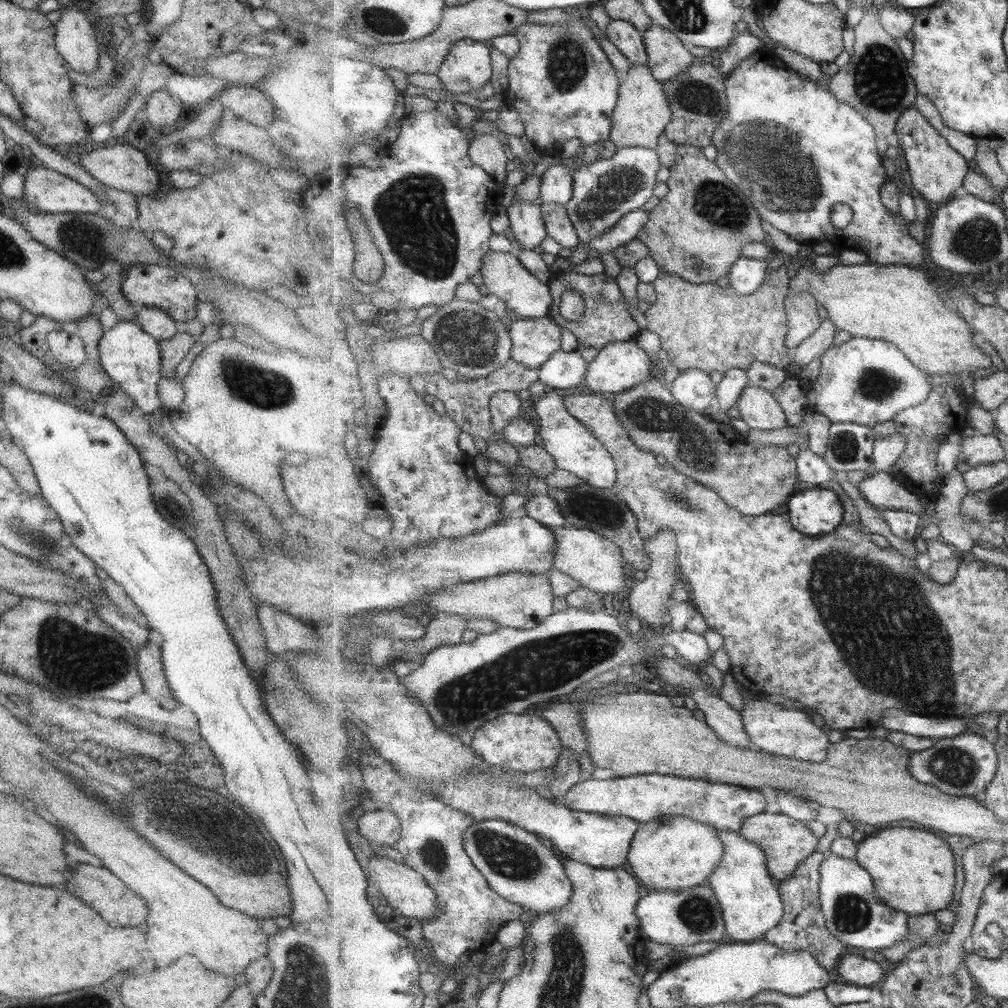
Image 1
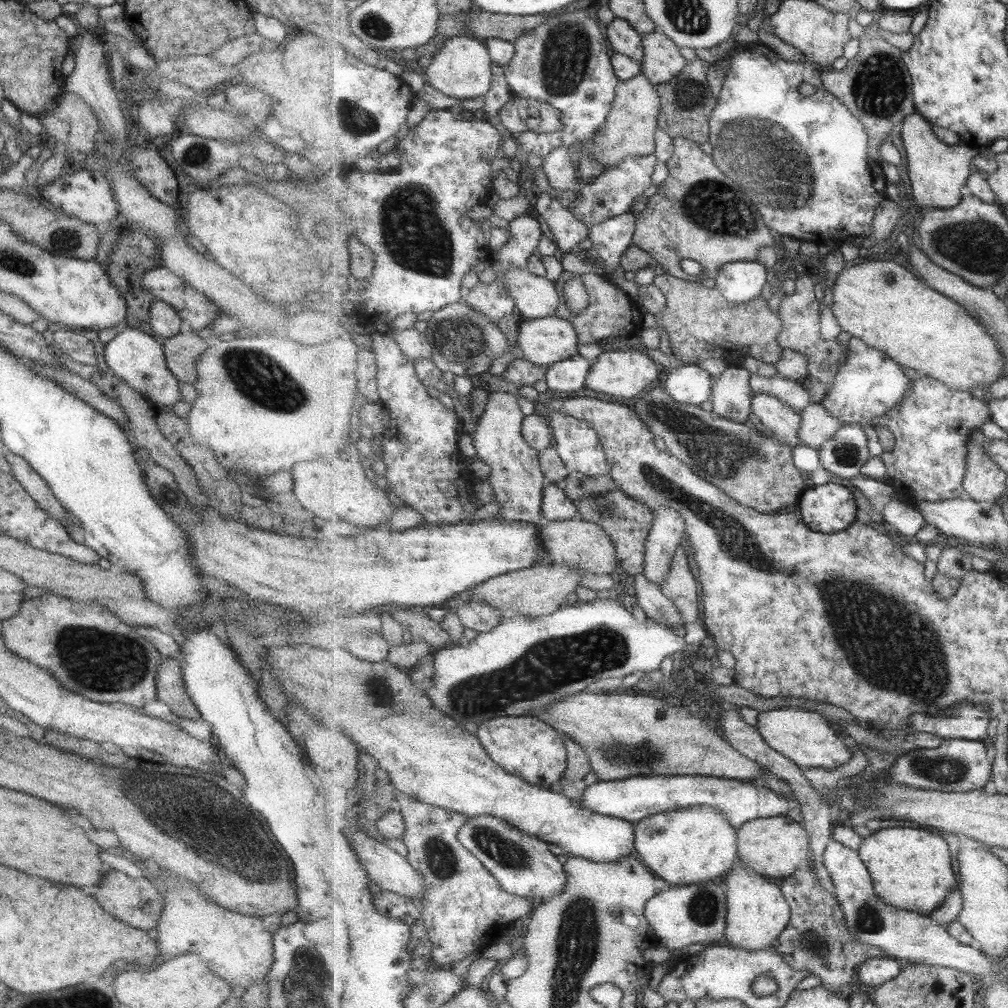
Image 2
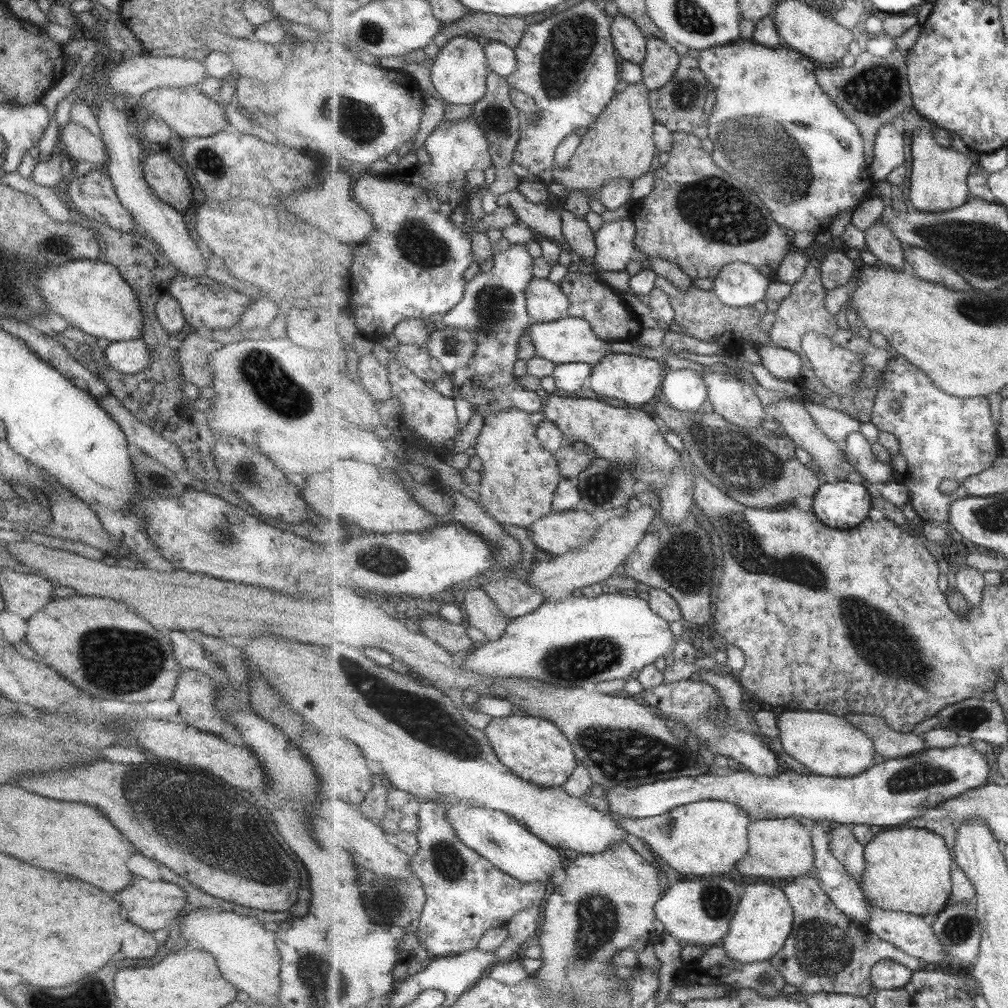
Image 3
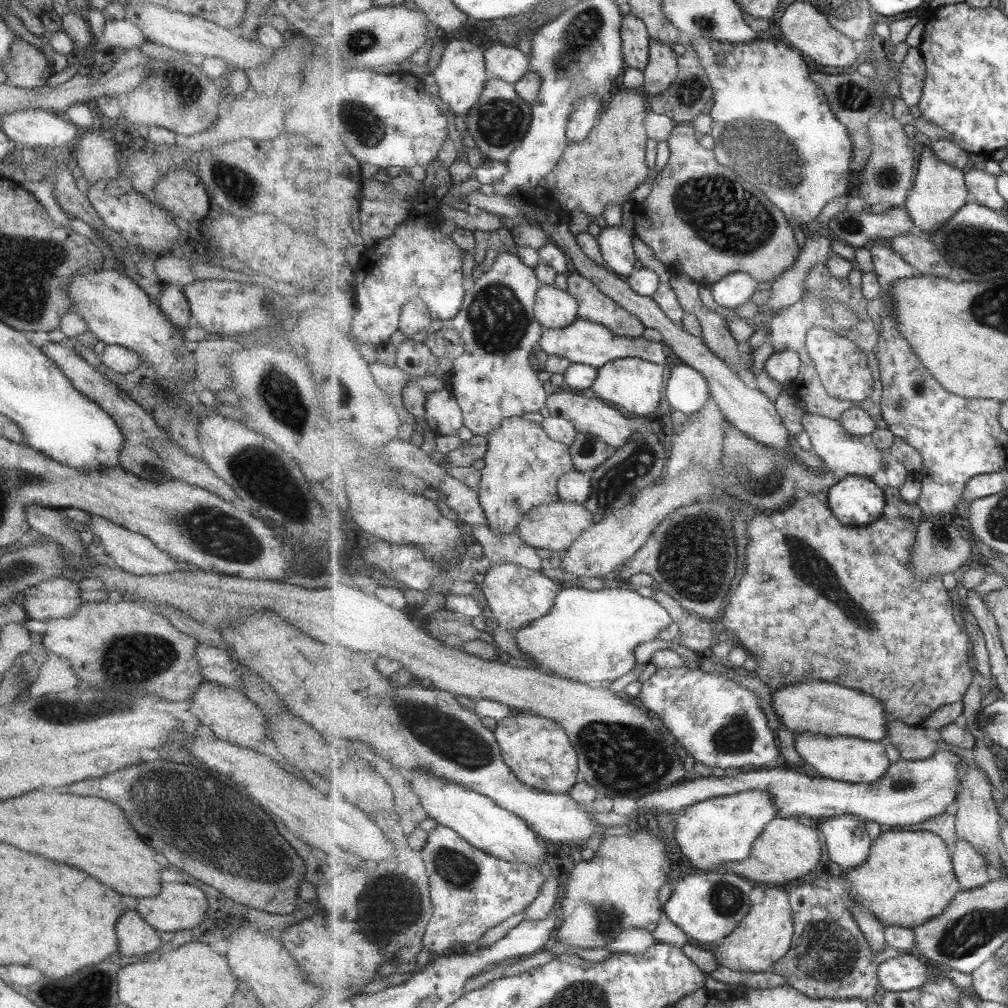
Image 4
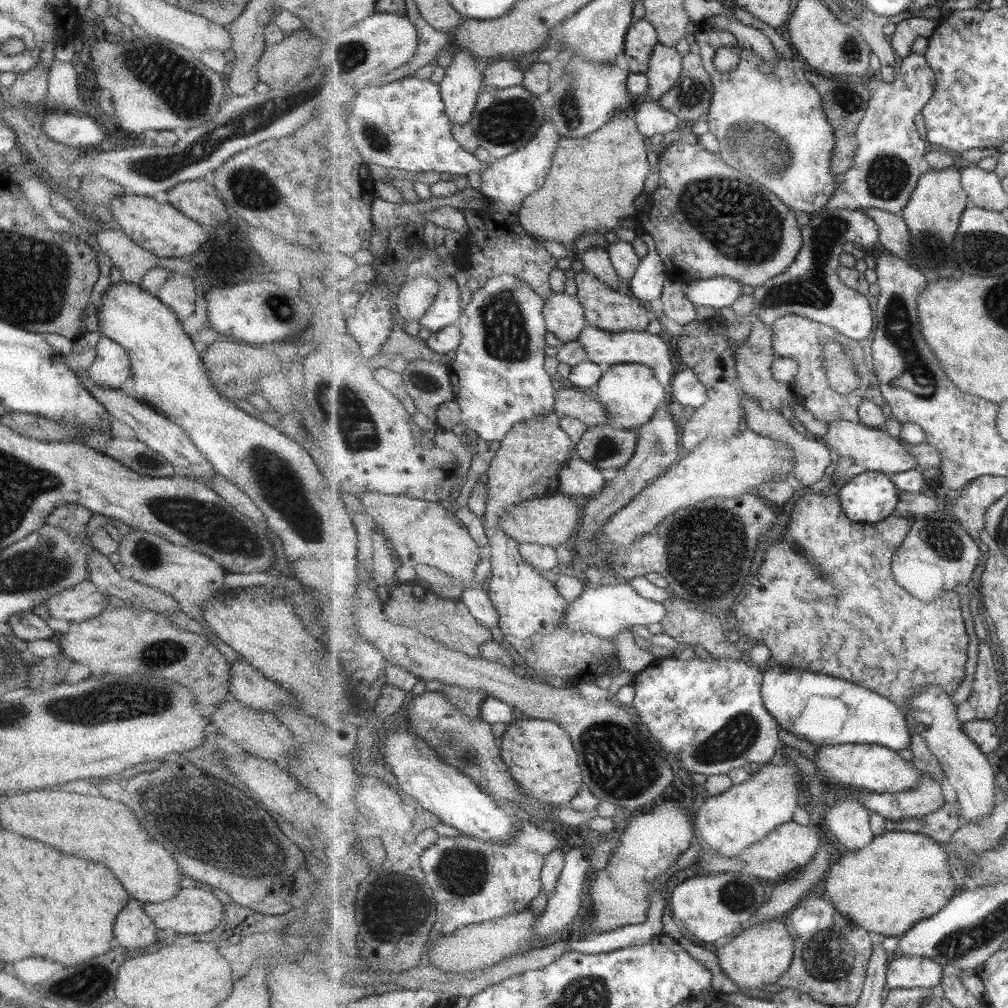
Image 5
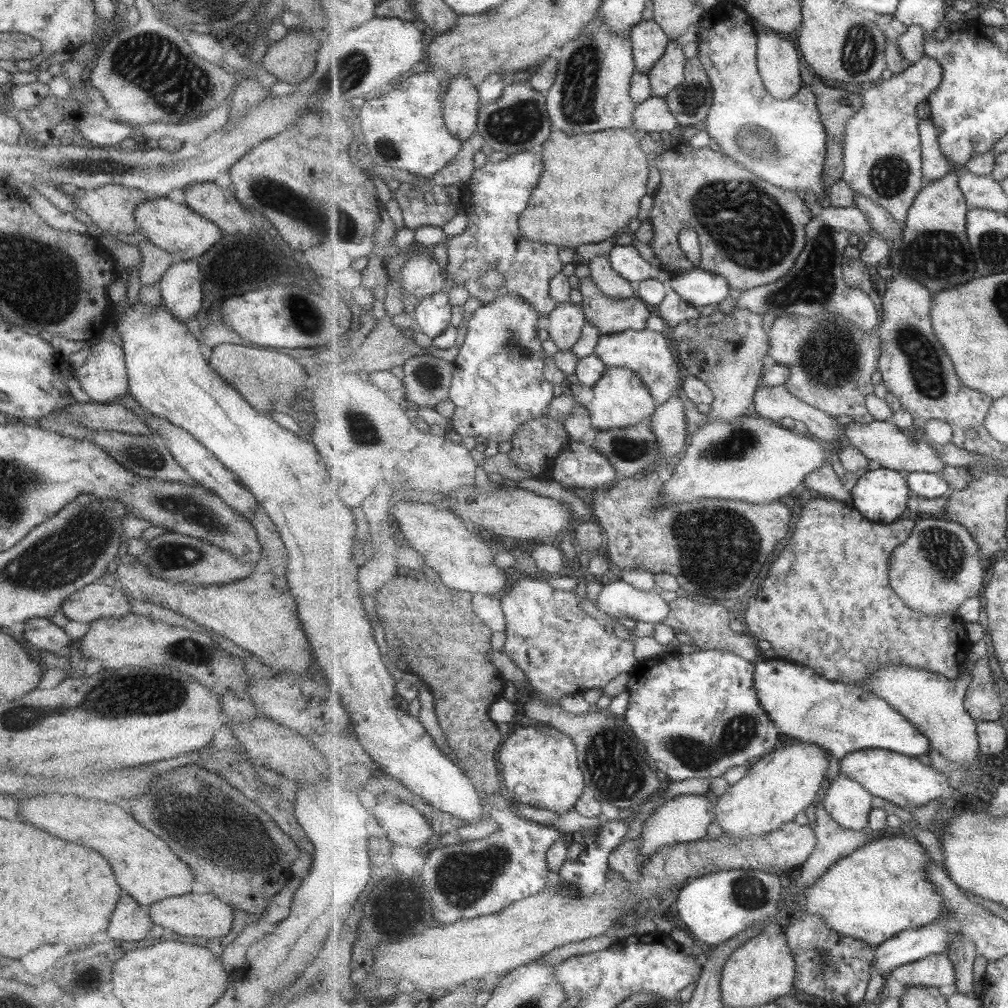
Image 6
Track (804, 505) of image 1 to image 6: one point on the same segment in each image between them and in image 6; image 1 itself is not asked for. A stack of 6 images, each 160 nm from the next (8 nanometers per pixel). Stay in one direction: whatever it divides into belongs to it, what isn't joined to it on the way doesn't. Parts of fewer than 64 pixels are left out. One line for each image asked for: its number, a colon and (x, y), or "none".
2: (831, 508)
3: (842, 505)
4: (856, 501)
5: (871, 497)
6: (881, 495)

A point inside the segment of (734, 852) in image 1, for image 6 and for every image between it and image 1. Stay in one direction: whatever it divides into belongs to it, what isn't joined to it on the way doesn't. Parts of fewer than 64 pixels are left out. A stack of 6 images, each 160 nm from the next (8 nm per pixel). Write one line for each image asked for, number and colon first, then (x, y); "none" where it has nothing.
2: (758, 912)
3: (764, 920)
4: (766, 934)
5: (759, 956)
6: (764, 968)

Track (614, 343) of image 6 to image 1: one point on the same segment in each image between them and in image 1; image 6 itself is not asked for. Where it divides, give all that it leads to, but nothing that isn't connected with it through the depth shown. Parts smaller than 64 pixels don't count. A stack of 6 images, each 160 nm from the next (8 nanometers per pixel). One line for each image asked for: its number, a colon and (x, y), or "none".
1: (534, 340)
2: (544, 341)
3: (570, 339)
4: (584, 342)
5: (606, 348)

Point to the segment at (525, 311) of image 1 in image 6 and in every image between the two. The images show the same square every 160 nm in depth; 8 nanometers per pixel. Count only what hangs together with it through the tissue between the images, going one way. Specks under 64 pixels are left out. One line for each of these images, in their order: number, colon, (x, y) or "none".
2: (536, 296)
3: (547, 302)
4: (555, 308)
5: (565, 316)
6: (566, 323)

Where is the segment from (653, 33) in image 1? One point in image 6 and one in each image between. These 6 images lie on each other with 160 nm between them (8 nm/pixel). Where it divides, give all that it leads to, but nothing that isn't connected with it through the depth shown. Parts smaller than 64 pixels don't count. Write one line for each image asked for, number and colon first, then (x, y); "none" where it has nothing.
2: (662, 62)
3: (662, 62)
4: (663, 69)
5: (666, 65)
6: (669, 72)

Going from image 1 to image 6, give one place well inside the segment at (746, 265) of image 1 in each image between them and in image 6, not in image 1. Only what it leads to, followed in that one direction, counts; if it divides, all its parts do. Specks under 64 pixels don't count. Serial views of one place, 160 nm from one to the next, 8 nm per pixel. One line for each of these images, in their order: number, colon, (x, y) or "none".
2: (740, 282)
3: (739, 284)
4: (738, 288)
5: (722, 292)
6: (699, 287)

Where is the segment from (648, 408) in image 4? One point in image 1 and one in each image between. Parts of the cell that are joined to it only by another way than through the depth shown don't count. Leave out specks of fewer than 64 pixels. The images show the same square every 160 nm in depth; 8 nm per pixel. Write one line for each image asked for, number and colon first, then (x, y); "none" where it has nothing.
1: (621, 365)
2: (624, 372)
3: (635, 379)

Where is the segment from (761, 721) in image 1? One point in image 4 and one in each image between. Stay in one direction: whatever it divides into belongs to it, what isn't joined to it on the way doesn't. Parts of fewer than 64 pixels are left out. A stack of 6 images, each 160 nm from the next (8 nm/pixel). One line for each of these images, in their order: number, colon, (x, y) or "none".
2: (805, 737)
3: (829, 745)
4: (844, 758)

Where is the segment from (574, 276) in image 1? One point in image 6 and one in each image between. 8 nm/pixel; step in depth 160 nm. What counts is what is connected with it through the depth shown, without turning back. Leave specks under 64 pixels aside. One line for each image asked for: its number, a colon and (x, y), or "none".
2: (611, 314)
3: (612, 319)
4: (594, 305)
5: (610, 310)
6: (610, 315)

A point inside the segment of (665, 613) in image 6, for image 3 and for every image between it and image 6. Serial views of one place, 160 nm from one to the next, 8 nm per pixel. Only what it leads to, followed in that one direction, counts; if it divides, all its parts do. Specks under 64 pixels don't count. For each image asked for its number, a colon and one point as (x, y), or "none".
3: (572, 643)
4: (590, 636)
5: (606, 610)

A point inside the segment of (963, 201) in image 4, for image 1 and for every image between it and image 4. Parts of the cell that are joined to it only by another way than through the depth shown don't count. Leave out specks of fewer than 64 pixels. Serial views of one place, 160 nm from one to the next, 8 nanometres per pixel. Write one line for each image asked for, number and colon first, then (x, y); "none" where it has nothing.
1: (936, 169)
2: (938, 171)
3: (939, 176)

